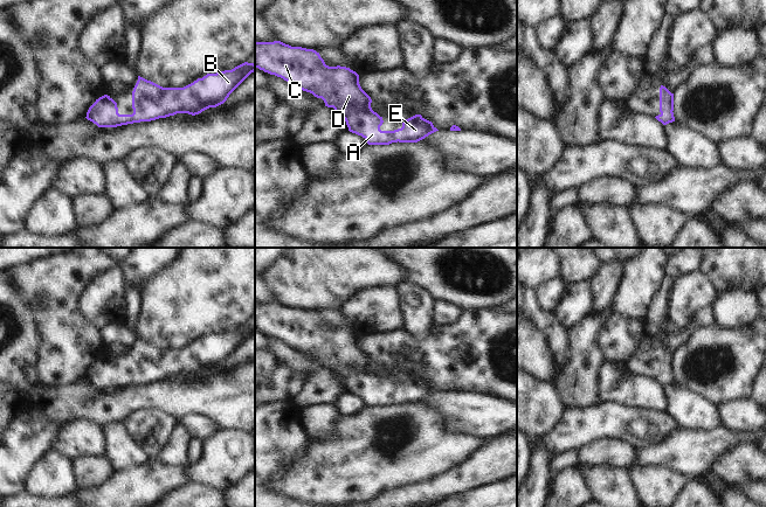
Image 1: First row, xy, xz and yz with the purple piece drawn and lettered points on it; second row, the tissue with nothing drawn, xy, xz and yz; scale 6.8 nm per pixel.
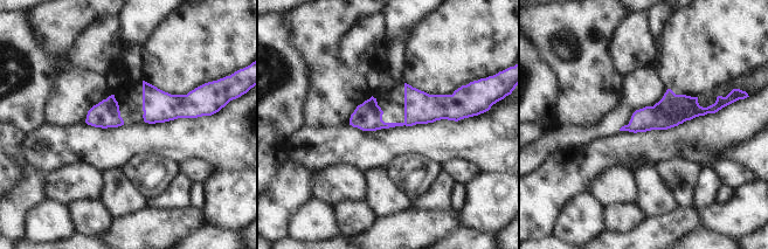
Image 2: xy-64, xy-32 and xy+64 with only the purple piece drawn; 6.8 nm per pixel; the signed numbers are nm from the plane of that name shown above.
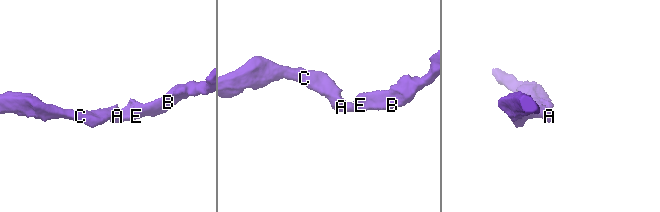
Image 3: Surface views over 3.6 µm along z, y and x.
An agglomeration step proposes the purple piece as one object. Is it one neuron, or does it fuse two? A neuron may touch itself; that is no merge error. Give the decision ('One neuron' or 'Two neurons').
One neuron

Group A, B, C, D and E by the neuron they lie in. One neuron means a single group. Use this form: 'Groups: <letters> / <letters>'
Groups: A B C D E

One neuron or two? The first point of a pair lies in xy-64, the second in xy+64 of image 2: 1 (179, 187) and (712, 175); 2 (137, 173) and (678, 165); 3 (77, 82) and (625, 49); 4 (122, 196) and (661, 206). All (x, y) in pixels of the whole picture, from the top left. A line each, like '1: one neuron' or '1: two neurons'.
1: one neuron
2: one neuron
3: two neurons
4: one neuron

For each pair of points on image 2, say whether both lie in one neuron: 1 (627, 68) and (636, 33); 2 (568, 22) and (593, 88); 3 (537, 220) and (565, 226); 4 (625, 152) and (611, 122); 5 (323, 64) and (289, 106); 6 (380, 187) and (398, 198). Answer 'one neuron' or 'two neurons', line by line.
1: one neuron
2: one neuron
3: two neurons
4: two neurons
5: two neurons
6: one neuron

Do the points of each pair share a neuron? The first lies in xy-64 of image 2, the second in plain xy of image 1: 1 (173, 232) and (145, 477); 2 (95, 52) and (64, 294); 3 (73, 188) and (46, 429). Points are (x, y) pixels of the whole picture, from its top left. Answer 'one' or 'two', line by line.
1: one
2: two
3: two

